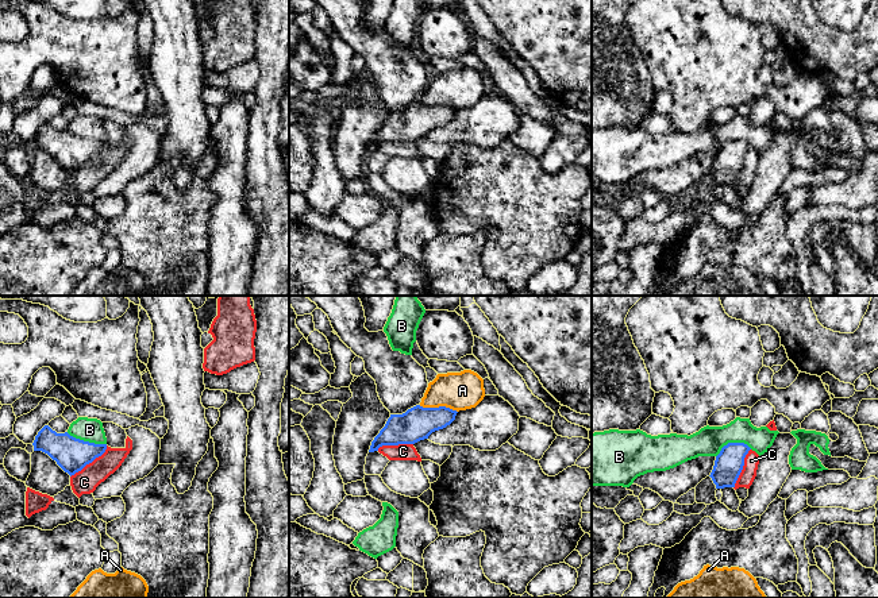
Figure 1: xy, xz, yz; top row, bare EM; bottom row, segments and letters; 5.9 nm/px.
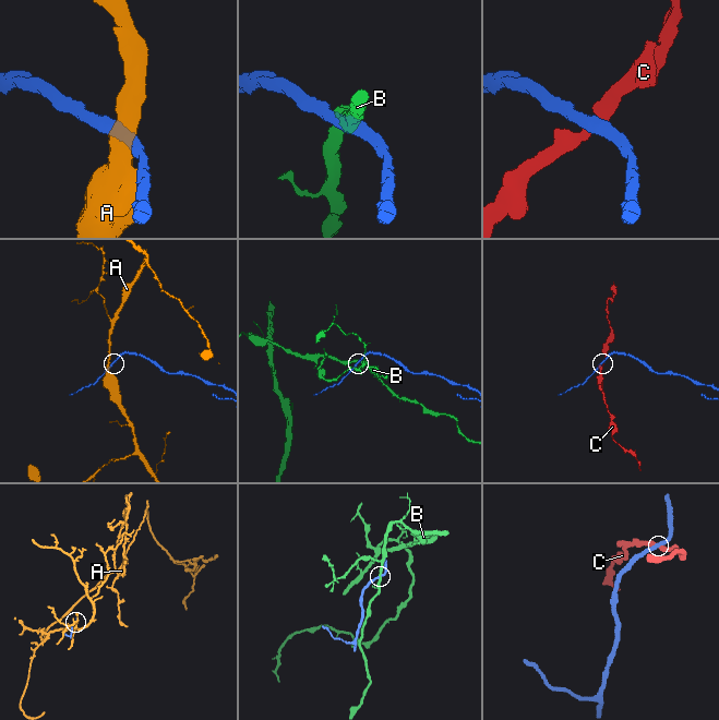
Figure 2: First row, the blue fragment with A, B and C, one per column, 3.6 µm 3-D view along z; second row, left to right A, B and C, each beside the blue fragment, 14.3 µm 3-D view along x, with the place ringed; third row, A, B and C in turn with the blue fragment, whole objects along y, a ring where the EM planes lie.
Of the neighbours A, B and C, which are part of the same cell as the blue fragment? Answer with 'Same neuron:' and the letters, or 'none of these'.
Same neuron: none of these

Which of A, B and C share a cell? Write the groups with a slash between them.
A / B / C

